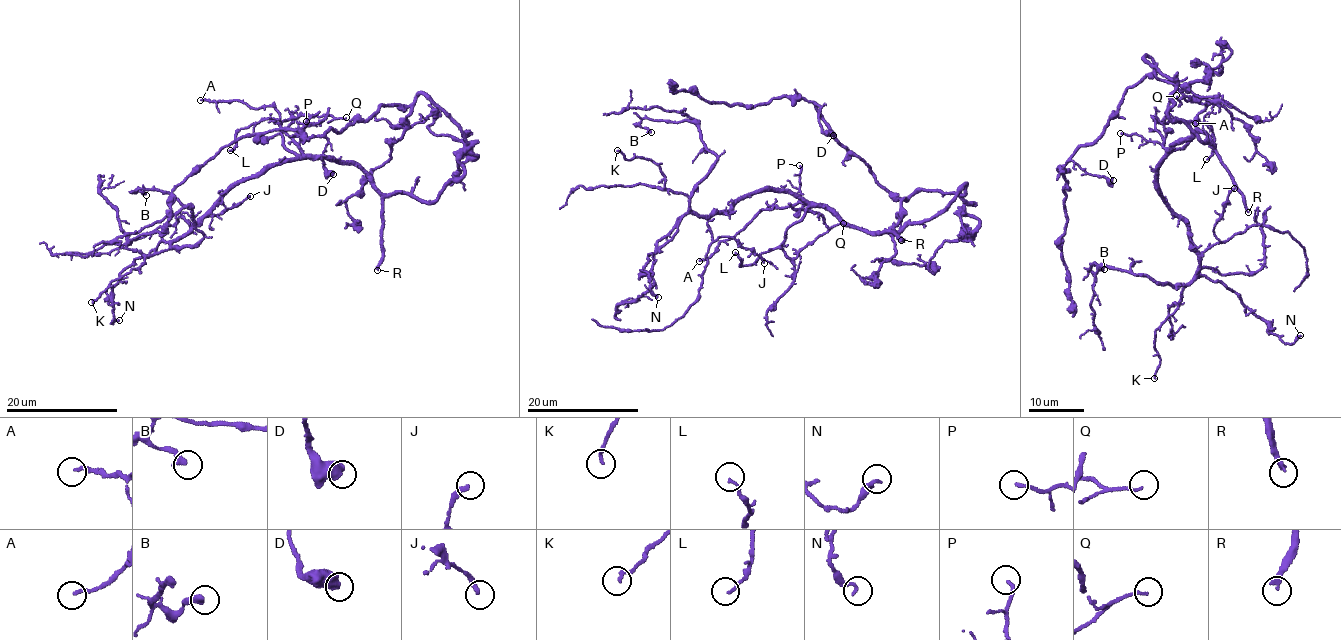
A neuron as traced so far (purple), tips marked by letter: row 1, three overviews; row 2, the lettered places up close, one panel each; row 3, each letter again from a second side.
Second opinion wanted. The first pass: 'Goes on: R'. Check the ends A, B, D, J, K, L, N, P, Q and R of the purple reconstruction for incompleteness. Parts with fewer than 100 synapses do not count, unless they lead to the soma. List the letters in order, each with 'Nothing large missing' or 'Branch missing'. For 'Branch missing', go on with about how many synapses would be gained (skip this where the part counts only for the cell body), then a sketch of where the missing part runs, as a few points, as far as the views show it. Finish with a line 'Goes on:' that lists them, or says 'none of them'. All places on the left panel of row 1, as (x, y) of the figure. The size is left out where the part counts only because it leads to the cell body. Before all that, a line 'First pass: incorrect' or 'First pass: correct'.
First pass: correct
A: Nothing large missing
B: Nothing large missing
D: Nothing large missing
J: Nothing large missing
K: Nothing large missing
L: Nothing large missing
N: Nothing large missing
P: Nothing large missing
Q: Nothing large missing
R: Branch missing
Goes on: R

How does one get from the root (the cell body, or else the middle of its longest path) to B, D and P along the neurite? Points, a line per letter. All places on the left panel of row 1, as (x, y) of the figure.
B: (427, 201), (327, 157), (280, 161), (172, 247), (204, 236), (192, 210), (146, 195)
D: (427, 201), (464, 173), (466, 141), (422, 94), (327, 132), (322, 156), (333, 174)
P: (427, 201), (405, 193), (382, 194), (357, 166), (325, 156), (305, 155), (300, 145), (306, 121)

